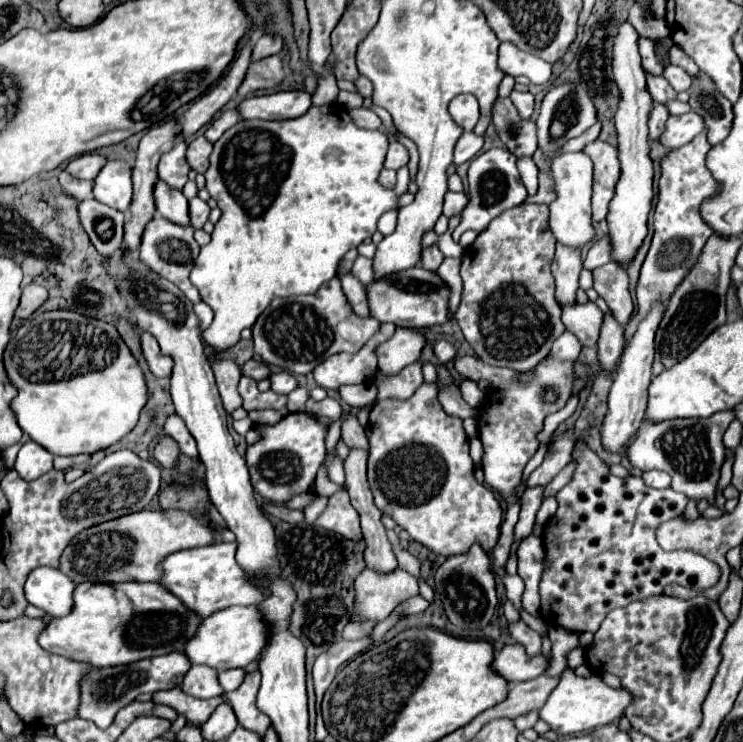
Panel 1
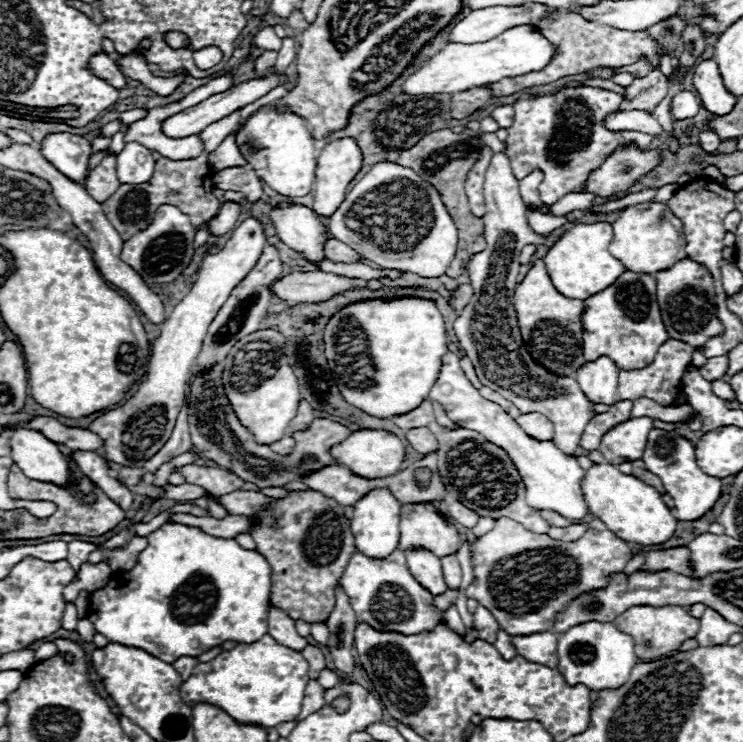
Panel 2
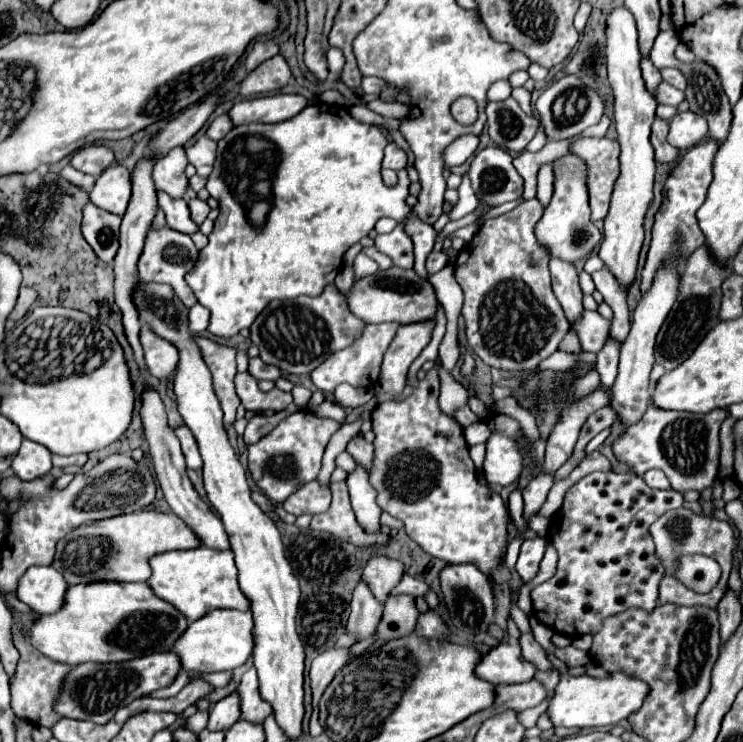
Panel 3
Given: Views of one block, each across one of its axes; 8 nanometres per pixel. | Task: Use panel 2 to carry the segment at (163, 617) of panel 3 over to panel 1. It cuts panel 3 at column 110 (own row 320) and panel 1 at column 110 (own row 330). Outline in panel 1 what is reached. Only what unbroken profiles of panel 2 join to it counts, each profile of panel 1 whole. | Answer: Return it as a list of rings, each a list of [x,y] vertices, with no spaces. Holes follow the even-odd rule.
[[[124,582],[124,584],[78,584],[74,592],[74,610],[64,618],[52,618],[40,634],[40,646],[52,654],[84,660],[94,668],[132,664],[152,656],[182,652],[186,642],[196,634],[200,616],[188,610],[178,596],[172,596],[160,582]]]

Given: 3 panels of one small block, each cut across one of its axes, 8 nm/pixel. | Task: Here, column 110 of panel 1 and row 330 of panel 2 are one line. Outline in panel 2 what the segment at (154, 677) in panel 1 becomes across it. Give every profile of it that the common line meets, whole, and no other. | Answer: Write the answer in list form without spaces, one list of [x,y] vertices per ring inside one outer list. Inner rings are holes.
[[[684,258],[682,262],[676,262],[672,268],[658,272],[654,278],[656,278],[656,298],[670,338],[680,338],[682,342],[688,342],[692,346],[704,346],[708,338],[724,332],[720,320],[716,318],[714,280],[704,266]]]

